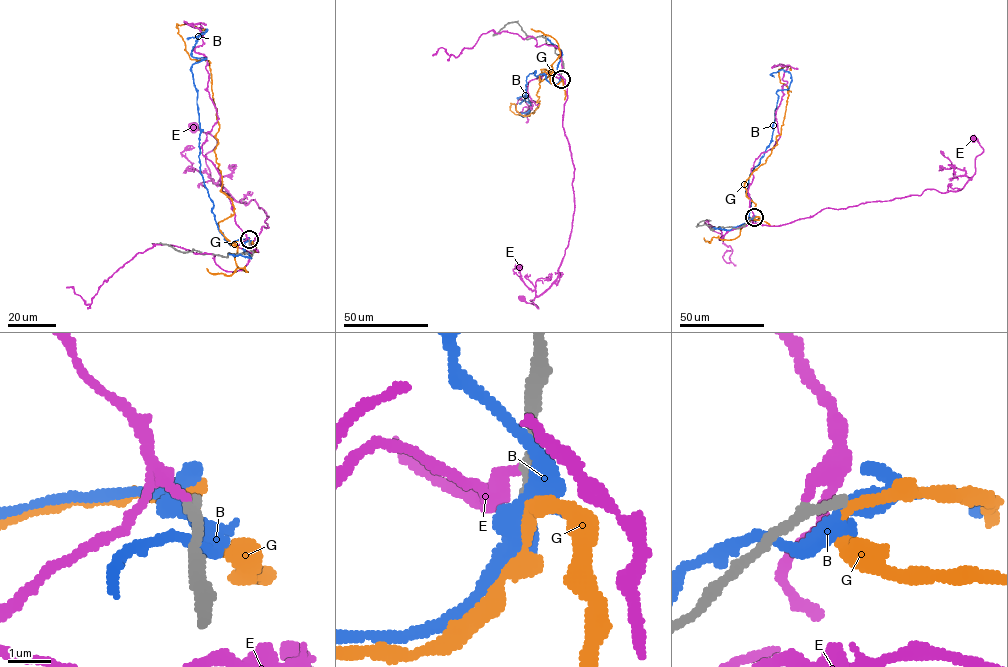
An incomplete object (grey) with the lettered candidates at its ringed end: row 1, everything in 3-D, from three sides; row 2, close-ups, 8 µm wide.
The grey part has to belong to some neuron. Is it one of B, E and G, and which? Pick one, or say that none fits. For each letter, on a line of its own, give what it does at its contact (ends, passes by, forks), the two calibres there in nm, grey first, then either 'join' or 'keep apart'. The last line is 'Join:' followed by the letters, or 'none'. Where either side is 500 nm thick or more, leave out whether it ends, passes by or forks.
B: it forks | 300/360 nm | keep apart
E: it ends | 360/240 nm | keep apart
G: it passes by | 280/240 nm | keep apart
Join: none

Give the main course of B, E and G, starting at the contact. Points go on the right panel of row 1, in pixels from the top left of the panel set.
B: (753, 217), (749, 176), (770, 142), (776, 93), (792, 79), (782, 69), (773, 76)
E: (752, 217), (749, 224), (778, 226), (827, 208), (920, 195), (926, 189), (959, 191), (983, 151), (973, 138)
G: (753, 217), (759, 218), (747, 216), (756, 204), (744, 185), (777, 144), (790, 91), (778, 70), (789, 69)

